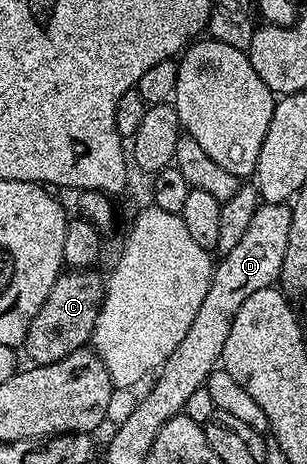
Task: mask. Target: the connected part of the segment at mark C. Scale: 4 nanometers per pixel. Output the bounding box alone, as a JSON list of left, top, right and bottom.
[21,270,104,365]

